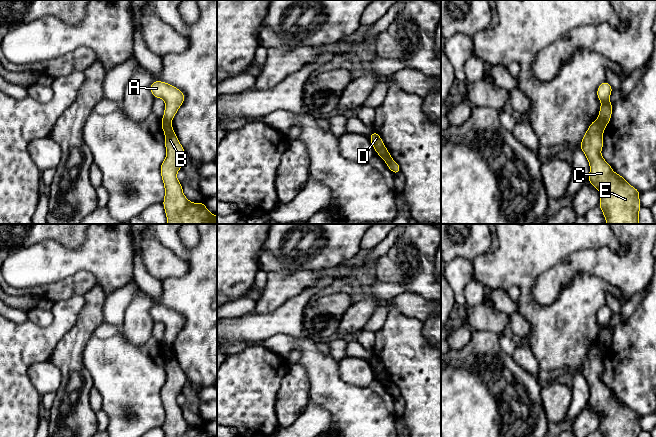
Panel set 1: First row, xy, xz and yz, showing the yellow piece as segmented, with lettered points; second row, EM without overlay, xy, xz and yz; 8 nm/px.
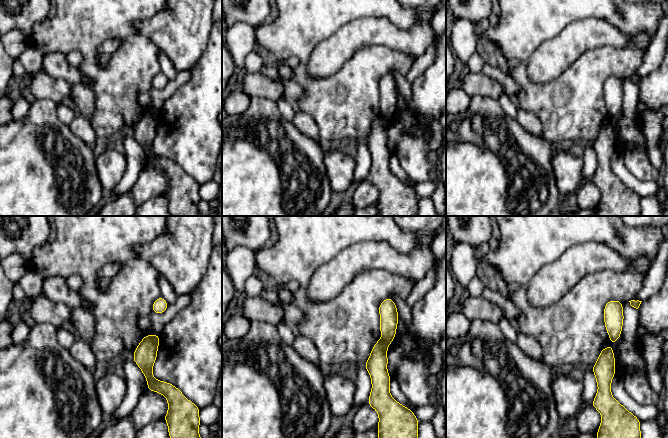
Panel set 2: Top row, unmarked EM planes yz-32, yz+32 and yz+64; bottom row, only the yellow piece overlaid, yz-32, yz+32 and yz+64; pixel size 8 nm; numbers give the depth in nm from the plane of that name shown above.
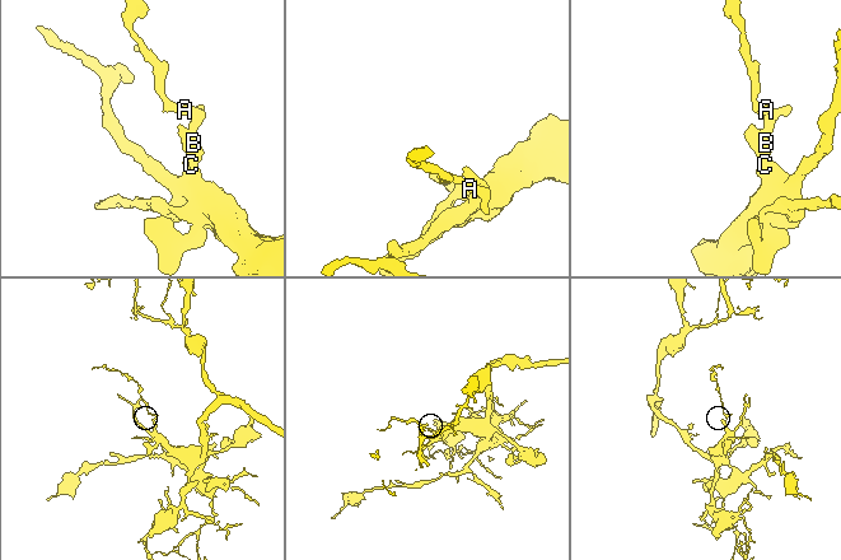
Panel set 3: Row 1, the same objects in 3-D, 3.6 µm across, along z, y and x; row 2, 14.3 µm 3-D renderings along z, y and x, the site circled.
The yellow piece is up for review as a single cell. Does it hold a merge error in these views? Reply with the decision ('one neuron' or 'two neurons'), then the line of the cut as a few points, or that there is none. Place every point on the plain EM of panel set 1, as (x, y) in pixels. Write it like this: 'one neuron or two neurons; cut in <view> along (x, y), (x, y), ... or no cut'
two neurons; cut in yz along (598, 342), (605, 350)

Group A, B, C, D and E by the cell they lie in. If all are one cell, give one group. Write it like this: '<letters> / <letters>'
A / B C D E

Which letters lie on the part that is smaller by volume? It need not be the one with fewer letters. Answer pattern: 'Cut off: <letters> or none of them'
Cut off: A

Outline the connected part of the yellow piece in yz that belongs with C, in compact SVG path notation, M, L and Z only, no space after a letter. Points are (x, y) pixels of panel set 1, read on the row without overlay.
M601 343L594 344L579 371L590 389L588 405L601 418L598 430L602 437L639 437L642 431L640 415L626 406L619 397L614 397L611 389L601 380L605 351Z

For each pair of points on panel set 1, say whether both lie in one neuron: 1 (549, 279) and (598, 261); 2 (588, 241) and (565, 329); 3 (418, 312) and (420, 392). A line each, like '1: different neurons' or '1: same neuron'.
1: same neuron
2: same neuron
3: different neurons

